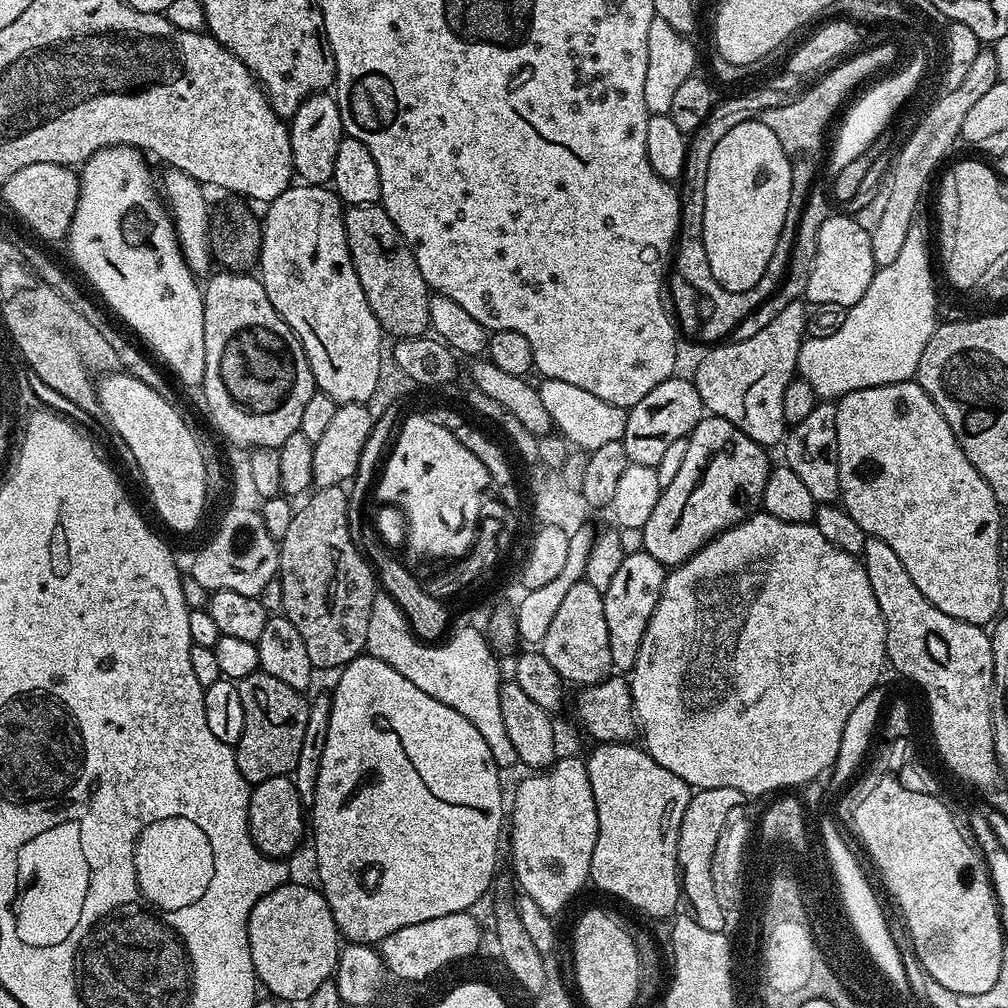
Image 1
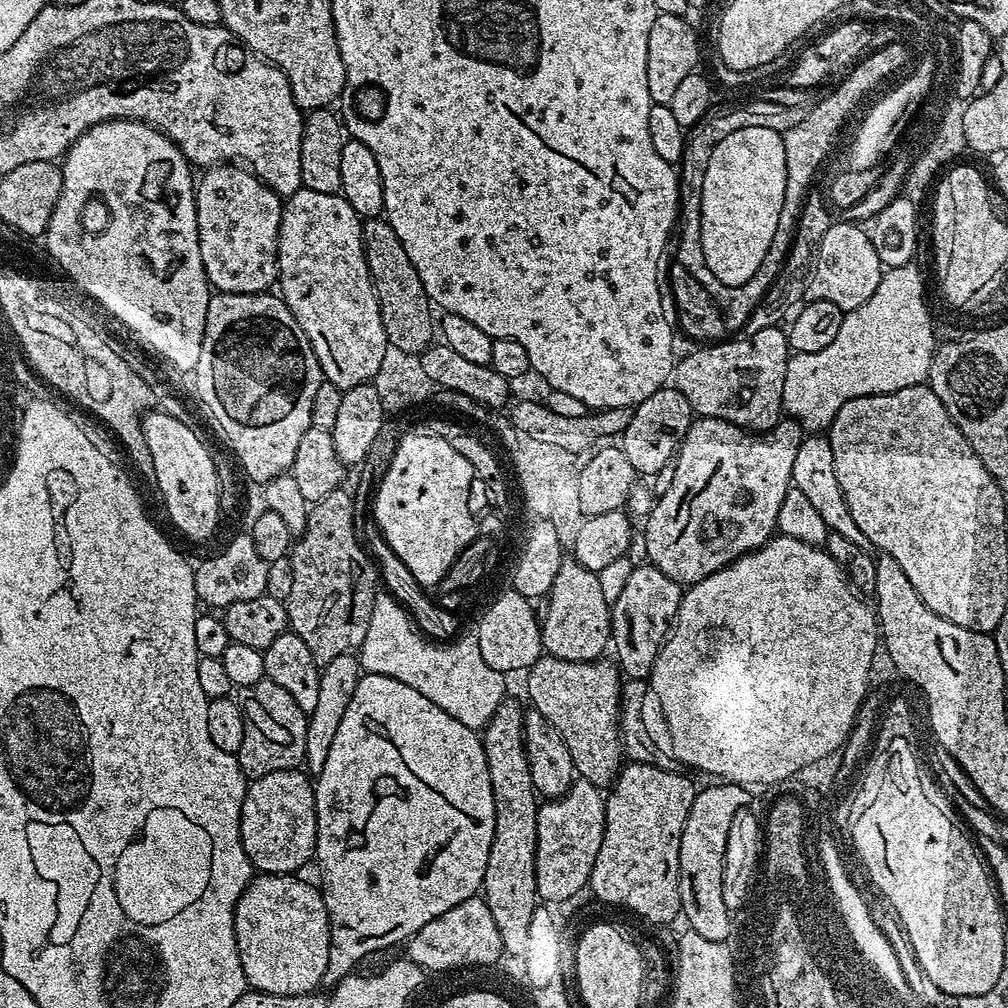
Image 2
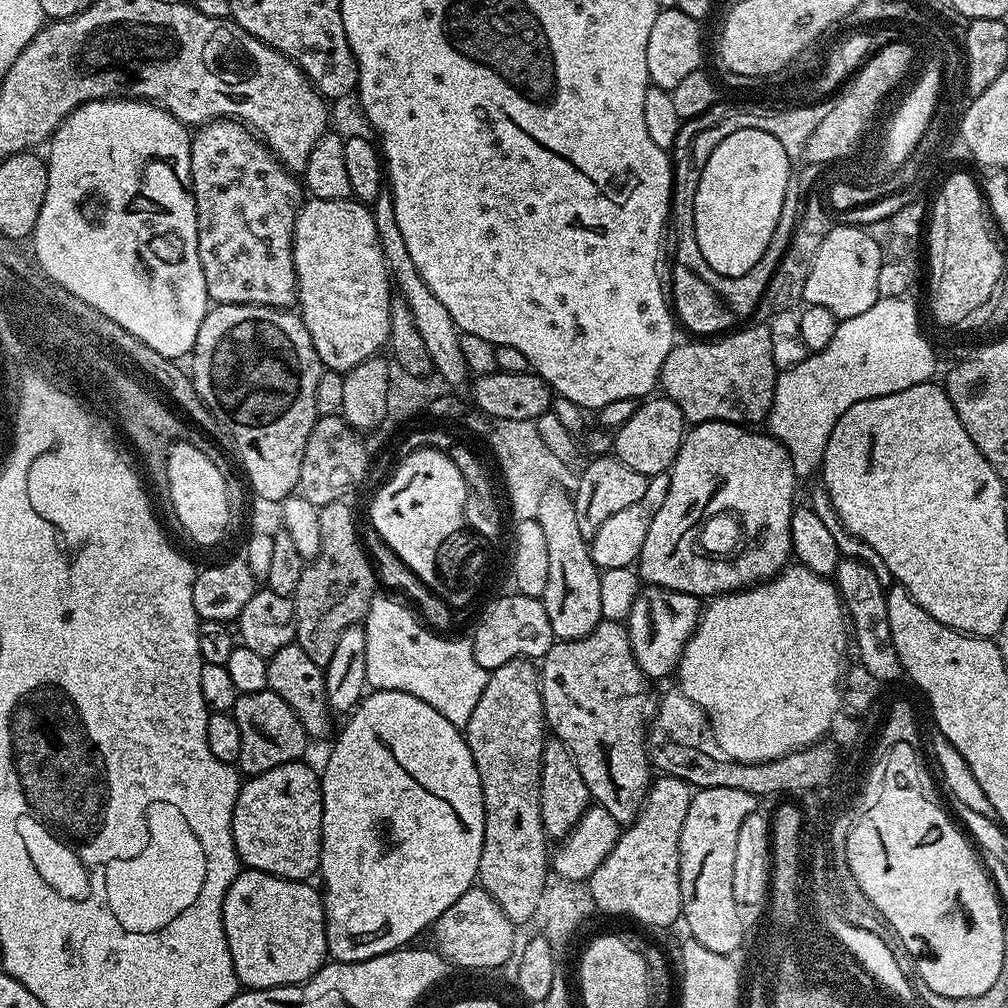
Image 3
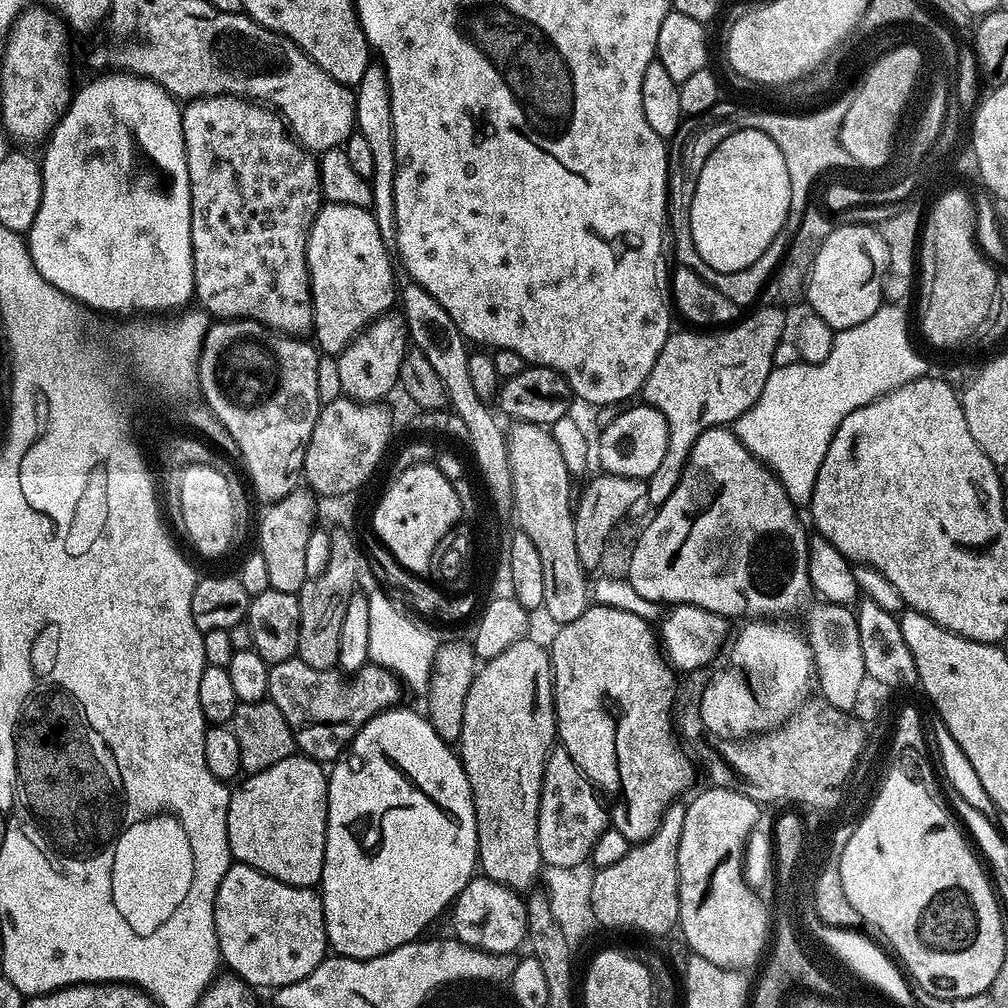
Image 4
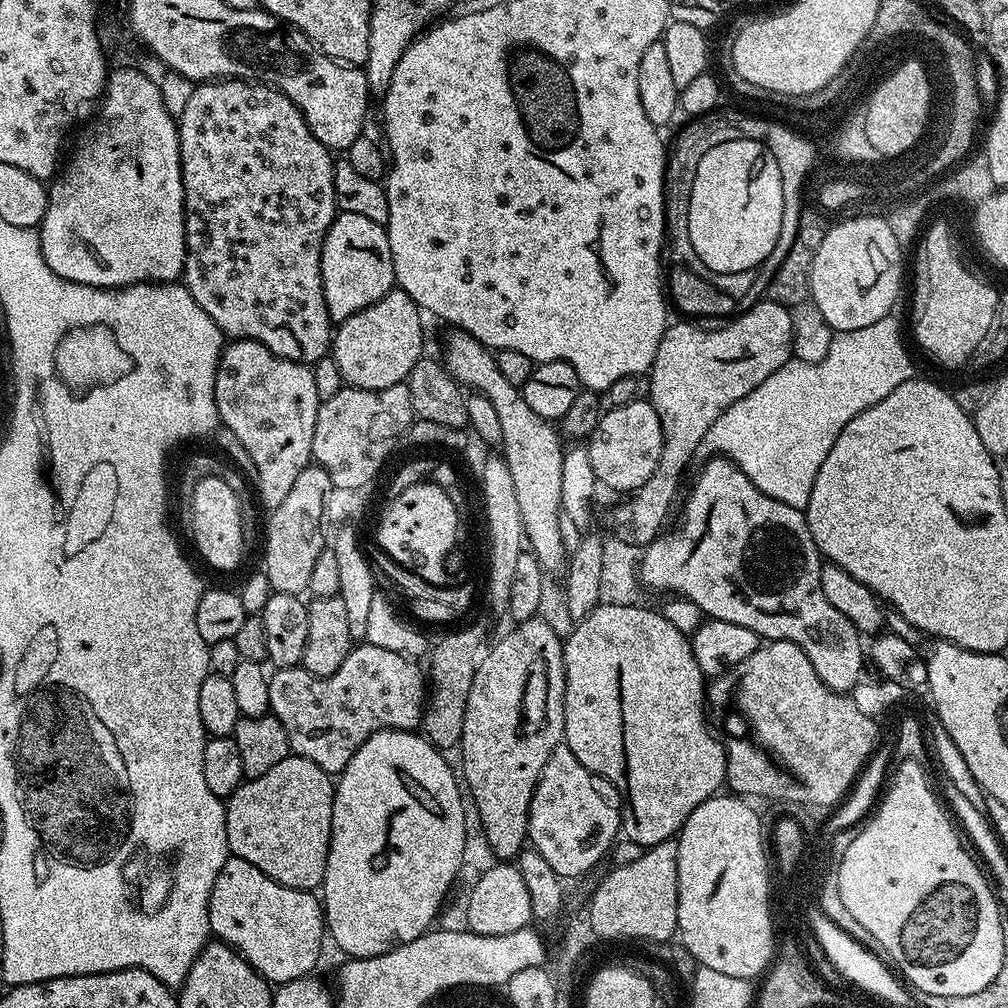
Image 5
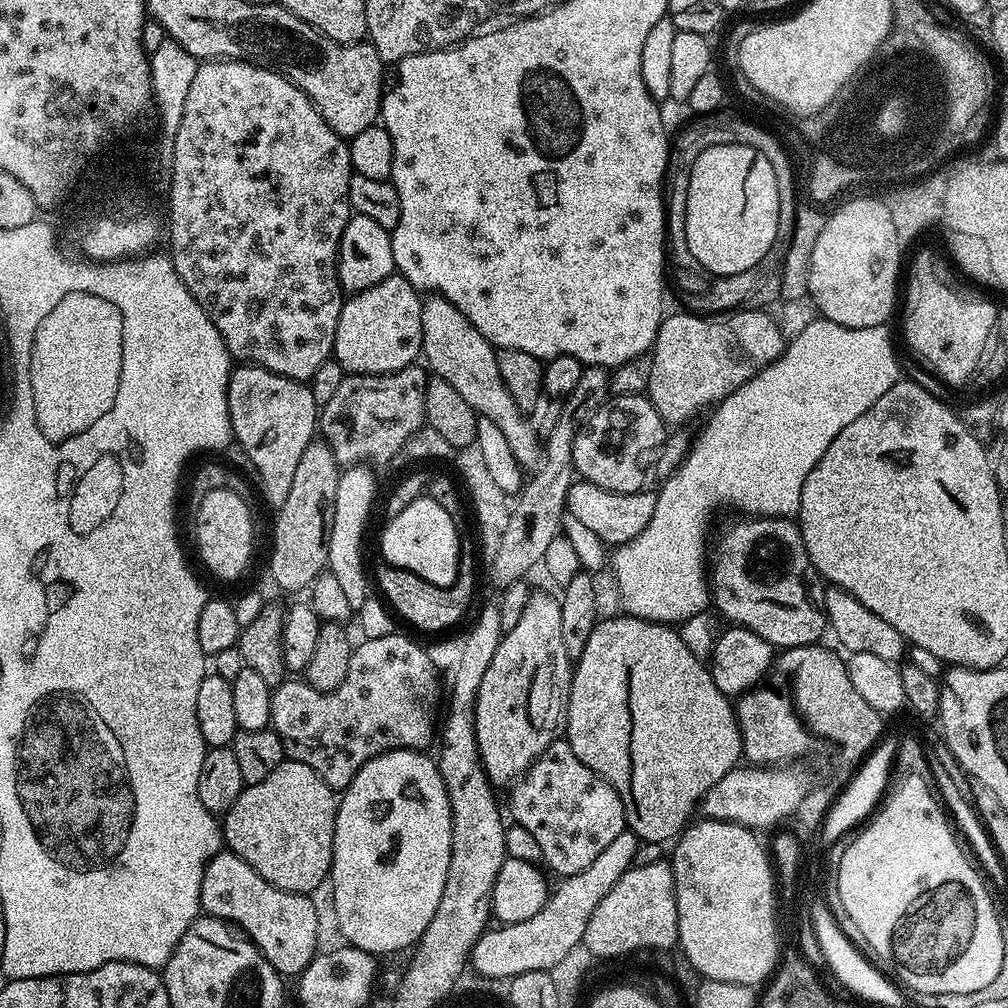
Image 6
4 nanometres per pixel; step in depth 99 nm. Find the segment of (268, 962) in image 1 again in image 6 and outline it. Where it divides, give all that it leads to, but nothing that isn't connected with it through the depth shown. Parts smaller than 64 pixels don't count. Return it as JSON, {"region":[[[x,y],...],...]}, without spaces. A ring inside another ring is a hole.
{"region":[[[221,850],[202,874],[200,907],[247,936],[281,977],[299,977],[316,957],[320,940],[320,916],[307,895],[275,888],[231,850]]]}

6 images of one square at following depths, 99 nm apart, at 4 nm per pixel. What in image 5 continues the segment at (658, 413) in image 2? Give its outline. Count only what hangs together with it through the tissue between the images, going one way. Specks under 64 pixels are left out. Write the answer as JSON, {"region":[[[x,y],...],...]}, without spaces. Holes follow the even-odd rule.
{"region":[[[644,398],[632,400],[621,408],[612,408],[609,412],[607,409],[596,423],[592,435],[587,437],[586,447],[590,454],[590,466],[594,466],[594,474],[603,487],[605,484],[616,492],[635,493],[646,482],[646,478],[654,474],[654,466],[658,466],[658,458],[662,454],[662,426],[658,422],[658,414]]]}

